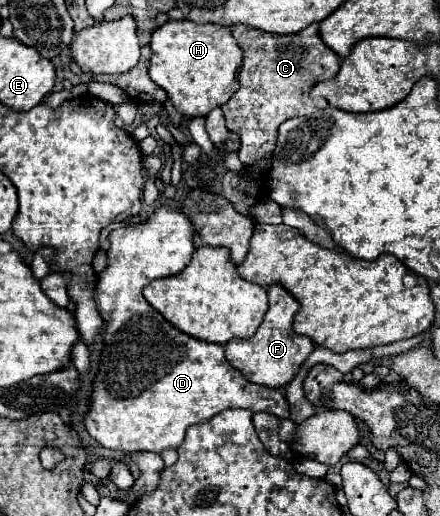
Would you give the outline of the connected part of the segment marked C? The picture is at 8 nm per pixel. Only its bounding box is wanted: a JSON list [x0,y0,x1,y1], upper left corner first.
[223,24,341,166]

